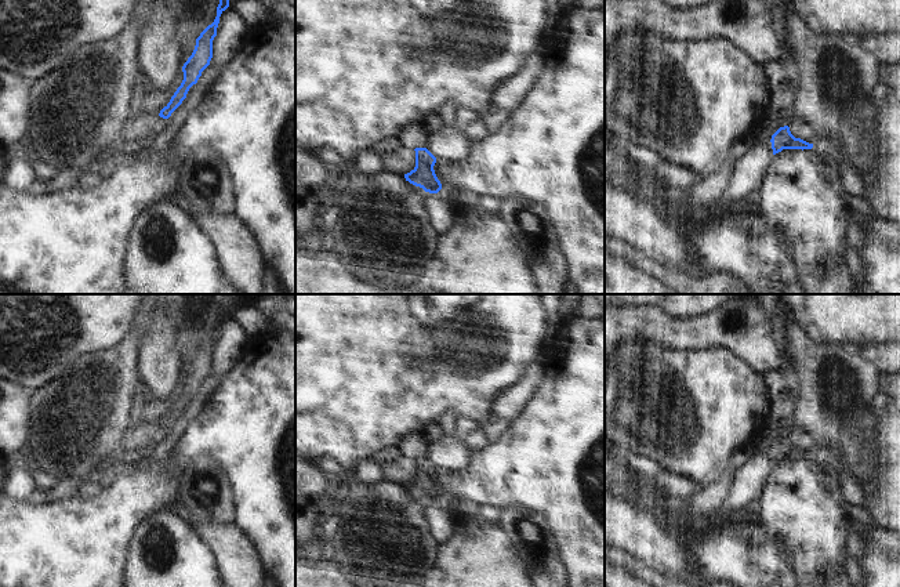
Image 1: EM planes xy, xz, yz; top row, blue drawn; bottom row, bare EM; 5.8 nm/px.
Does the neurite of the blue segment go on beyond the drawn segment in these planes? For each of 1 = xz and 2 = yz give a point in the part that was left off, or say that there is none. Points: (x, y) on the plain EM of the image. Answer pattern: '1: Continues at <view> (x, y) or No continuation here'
1: No continuation here
2: No continuation here.

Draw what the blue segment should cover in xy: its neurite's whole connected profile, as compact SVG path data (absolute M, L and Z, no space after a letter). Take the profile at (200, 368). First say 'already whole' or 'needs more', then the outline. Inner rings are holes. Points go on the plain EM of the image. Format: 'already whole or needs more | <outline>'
already whole | M229 296L222 300L222 305L217 316L217 326L214 331L208 334L196 348L195 359L182 376L184 389L171 406L170 412L160 420L160 427L168 428L171 425L171 423L186 407L189 398L197 392L199 387L202 385L202 381L210 374L210 370L213 367L213 349L217 345L219 326L229 316L229 309L233 305L236 304Z

